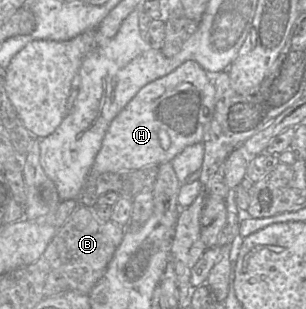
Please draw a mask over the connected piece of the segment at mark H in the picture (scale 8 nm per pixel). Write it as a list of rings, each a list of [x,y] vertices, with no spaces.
[[[193,60],[146,84],[110,123],[89,175],[158,166],[171,162],[187,146],[203,143],[213,117],[215,92],[210,74]]]

